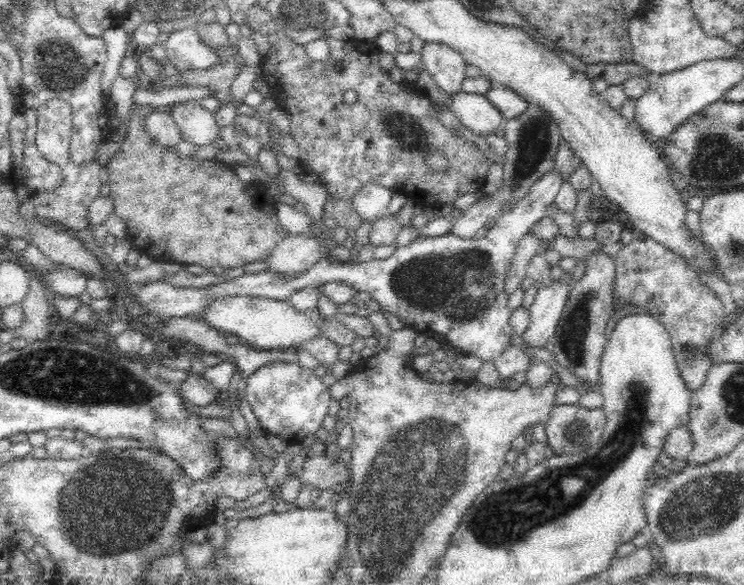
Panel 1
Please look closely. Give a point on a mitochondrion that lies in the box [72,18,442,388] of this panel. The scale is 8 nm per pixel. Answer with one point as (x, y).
(409, 134)

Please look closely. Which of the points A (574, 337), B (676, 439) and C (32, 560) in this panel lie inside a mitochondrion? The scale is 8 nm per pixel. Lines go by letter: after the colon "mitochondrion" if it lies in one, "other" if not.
A: mitochondrion
B: other
C: other

